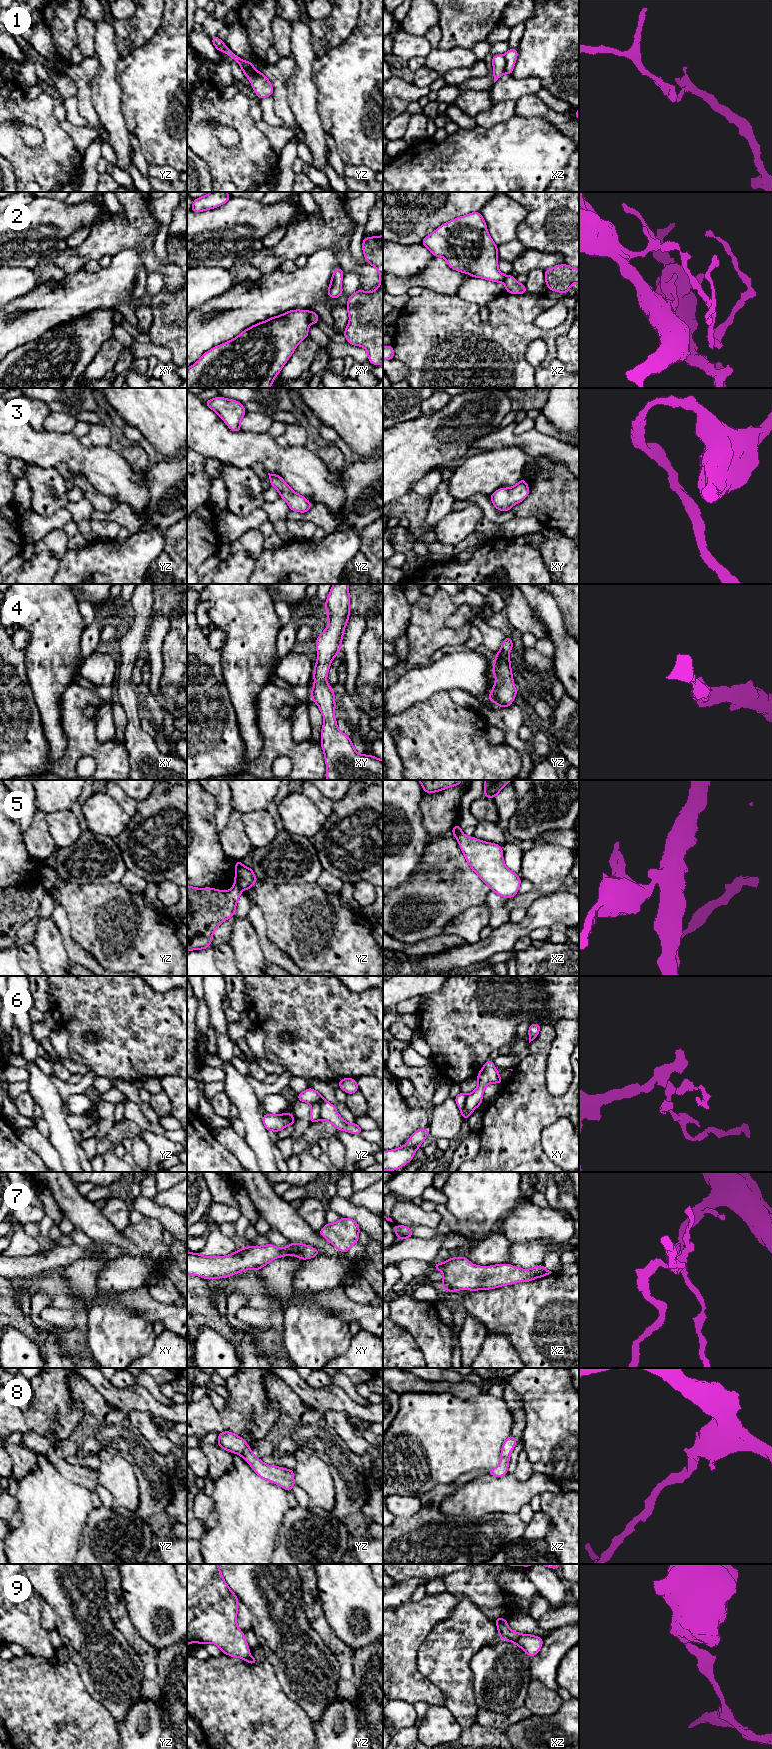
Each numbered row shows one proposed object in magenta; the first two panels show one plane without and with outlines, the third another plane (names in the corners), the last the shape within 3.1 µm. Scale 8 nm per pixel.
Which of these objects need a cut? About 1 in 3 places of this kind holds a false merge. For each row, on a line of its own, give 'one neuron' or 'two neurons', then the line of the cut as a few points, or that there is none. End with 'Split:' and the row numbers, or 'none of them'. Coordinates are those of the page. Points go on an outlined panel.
1: two neurons; cut in xz along (503, 55), (505, 72)
2: two neurons; cut in xy along (310, 311), (308, 322)
3: one neuron; no cut
4: one neuron; no cut
5: two neurons; cut in yz along (235, 883), (242, 889)
6: two neurons; cut in yz along (321, 1099), (321, 1118)
7: one neuron; no cut
8: one neuron; no cut
9: two neurons; cut in xz along (505, 1621), (497, 1624)
Split: 1, 2, 5, 6, 9

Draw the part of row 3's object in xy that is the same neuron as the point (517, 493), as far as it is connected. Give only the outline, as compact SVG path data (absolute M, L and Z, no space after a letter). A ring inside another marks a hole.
M522 478L516 485L497 489L490 495L490 499L499 511L509 511L515 504L522 502L530 493L525 479Z

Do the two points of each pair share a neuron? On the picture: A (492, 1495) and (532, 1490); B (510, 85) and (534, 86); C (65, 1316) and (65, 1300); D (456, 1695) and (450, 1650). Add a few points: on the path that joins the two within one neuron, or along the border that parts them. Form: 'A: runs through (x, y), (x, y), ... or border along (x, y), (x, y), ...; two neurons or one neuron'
A: runs through (502, 1494), (522, 1492); one neuron
B: runs through (516, 87), (528, 86); one neuron
C: border along (52, 1306), (82, 1310), (86, 1313); two neurons
D: runs through (460, 1684), (461, 1682), (451, 1672), (450, 1661); one neuron

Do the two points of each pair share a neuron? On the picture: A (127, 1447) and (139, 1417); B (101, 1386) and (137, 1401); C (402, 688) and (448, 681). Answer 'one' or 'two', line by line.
A: two
B: one
C: one

